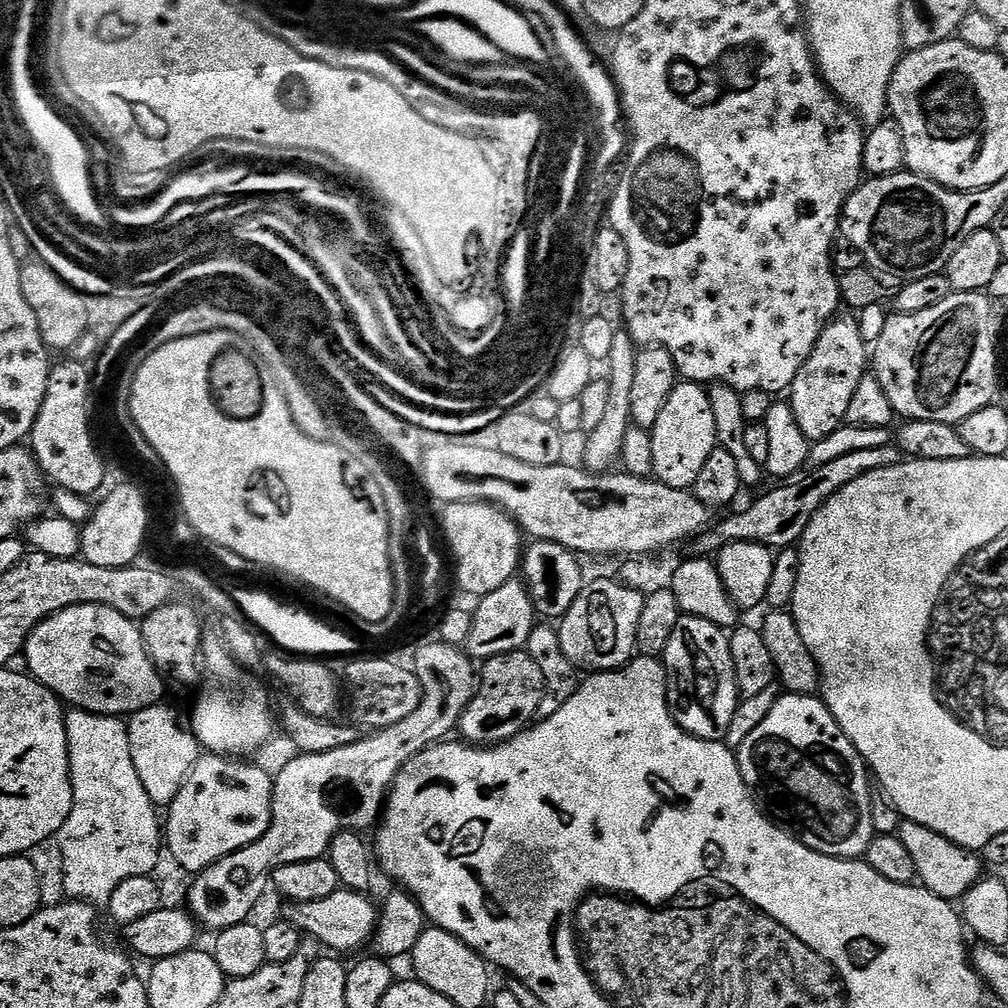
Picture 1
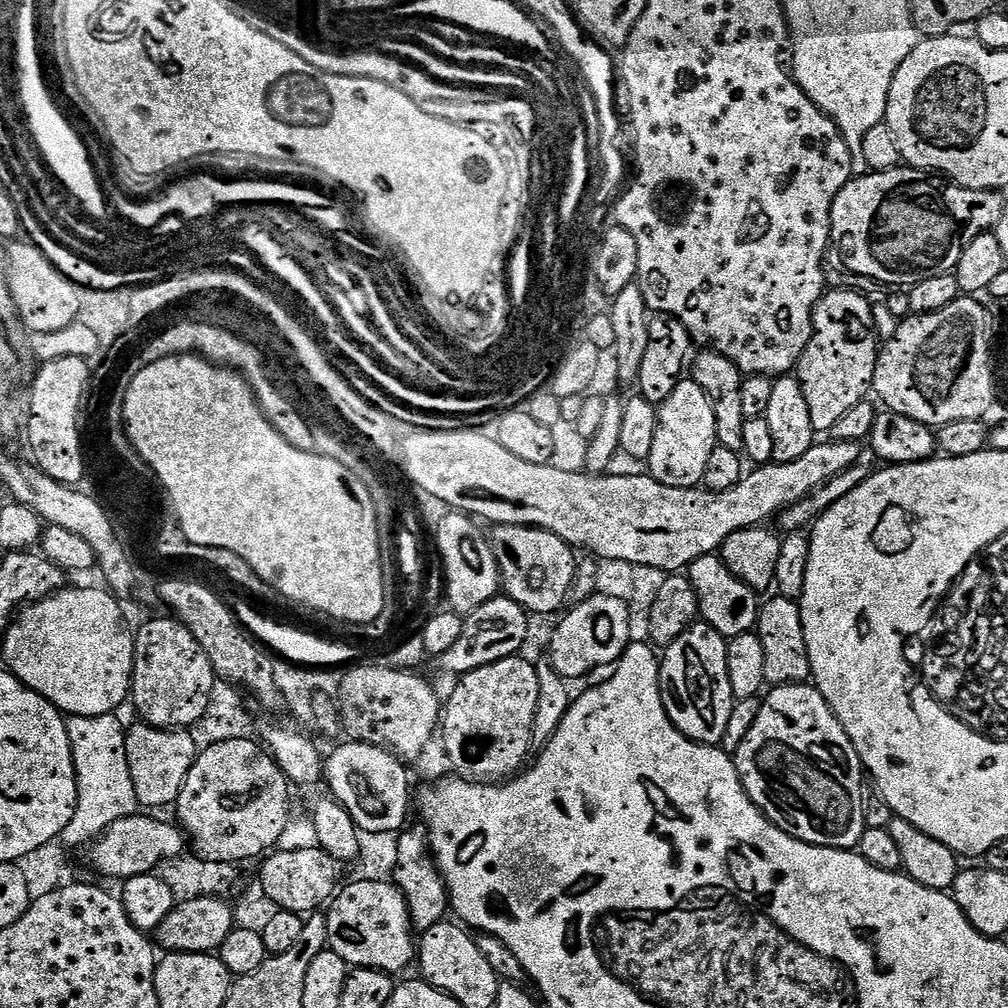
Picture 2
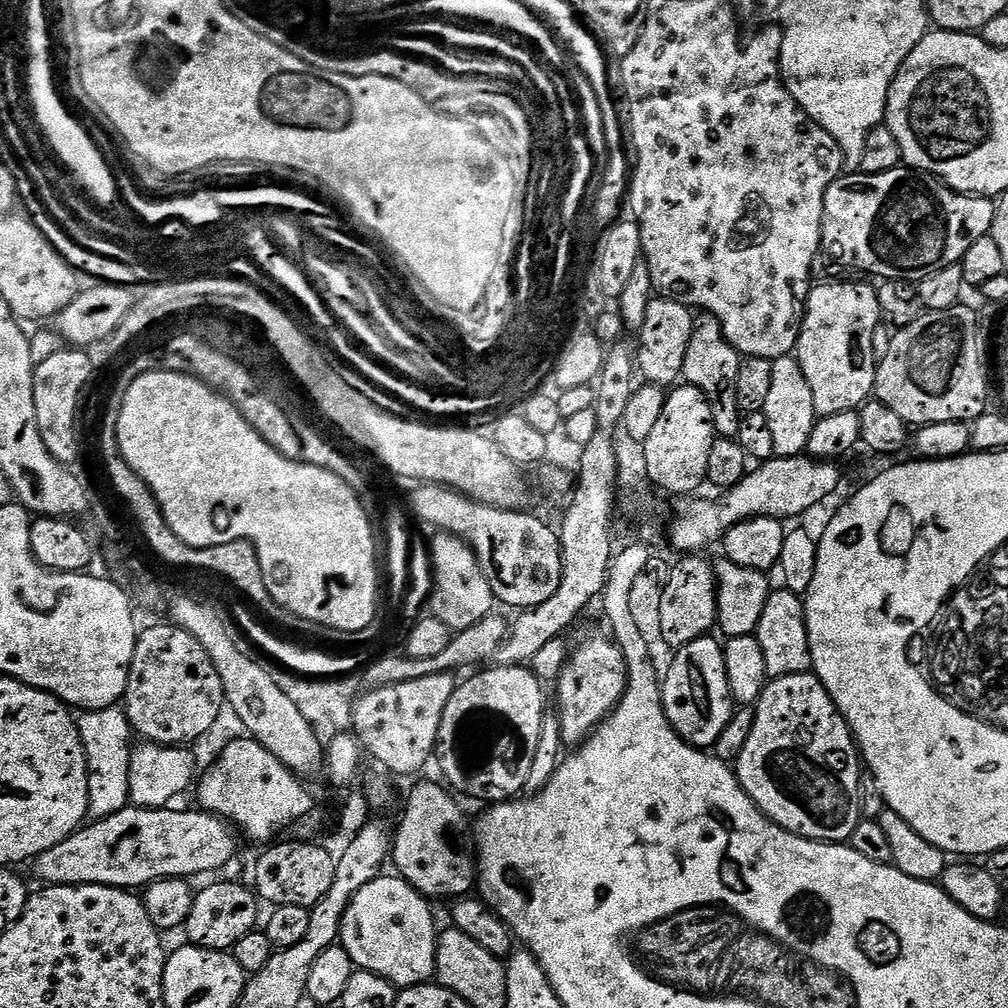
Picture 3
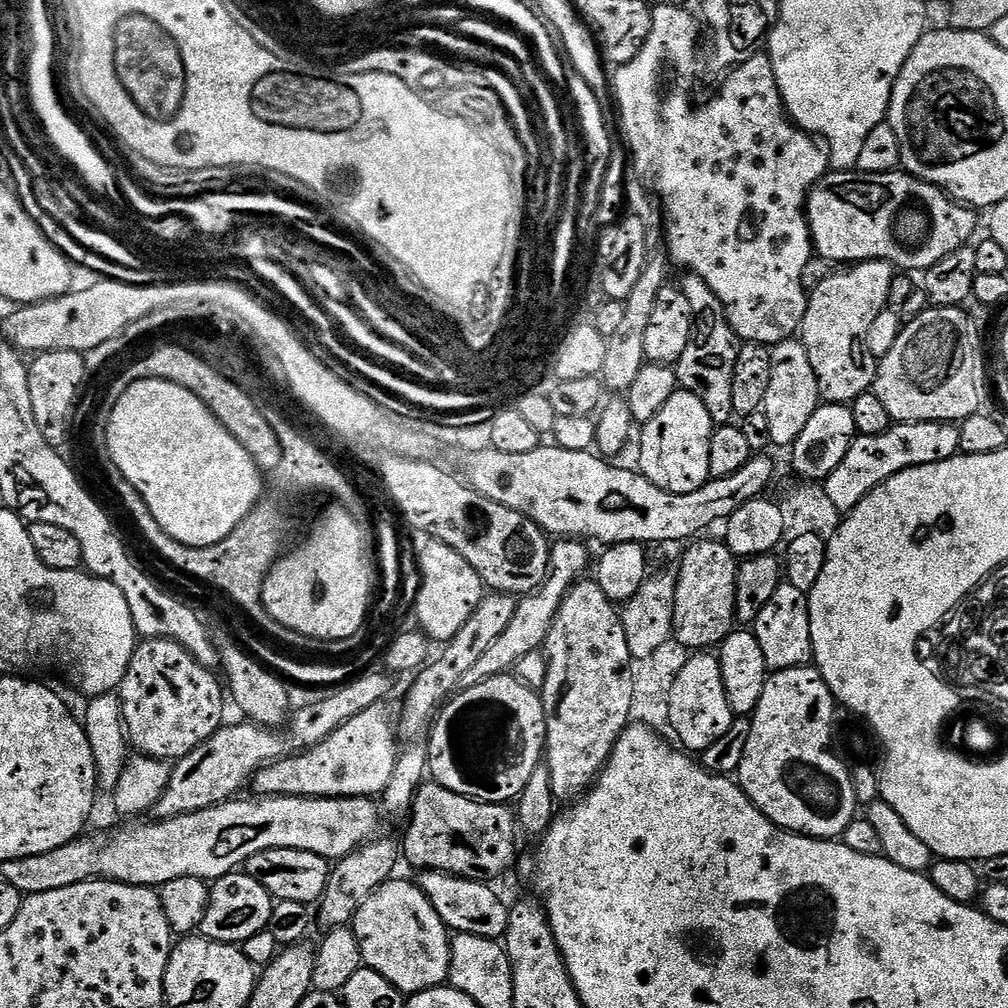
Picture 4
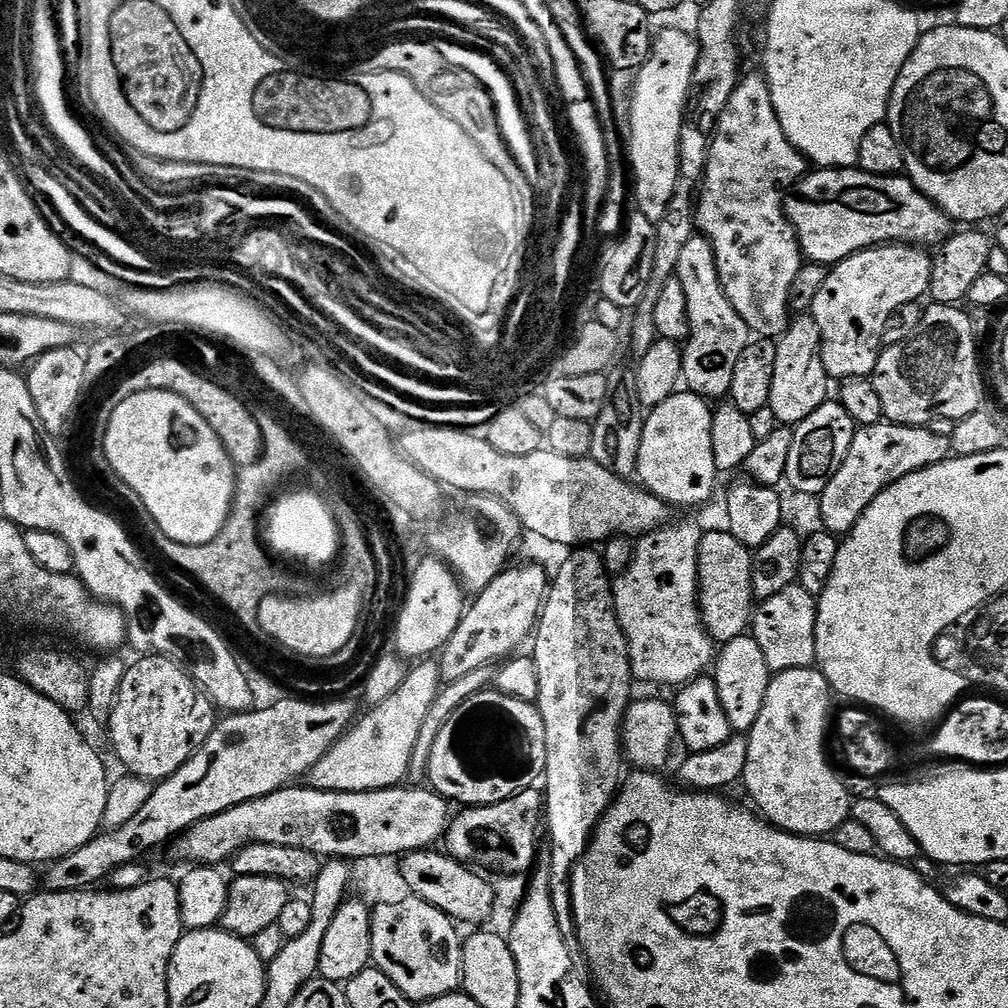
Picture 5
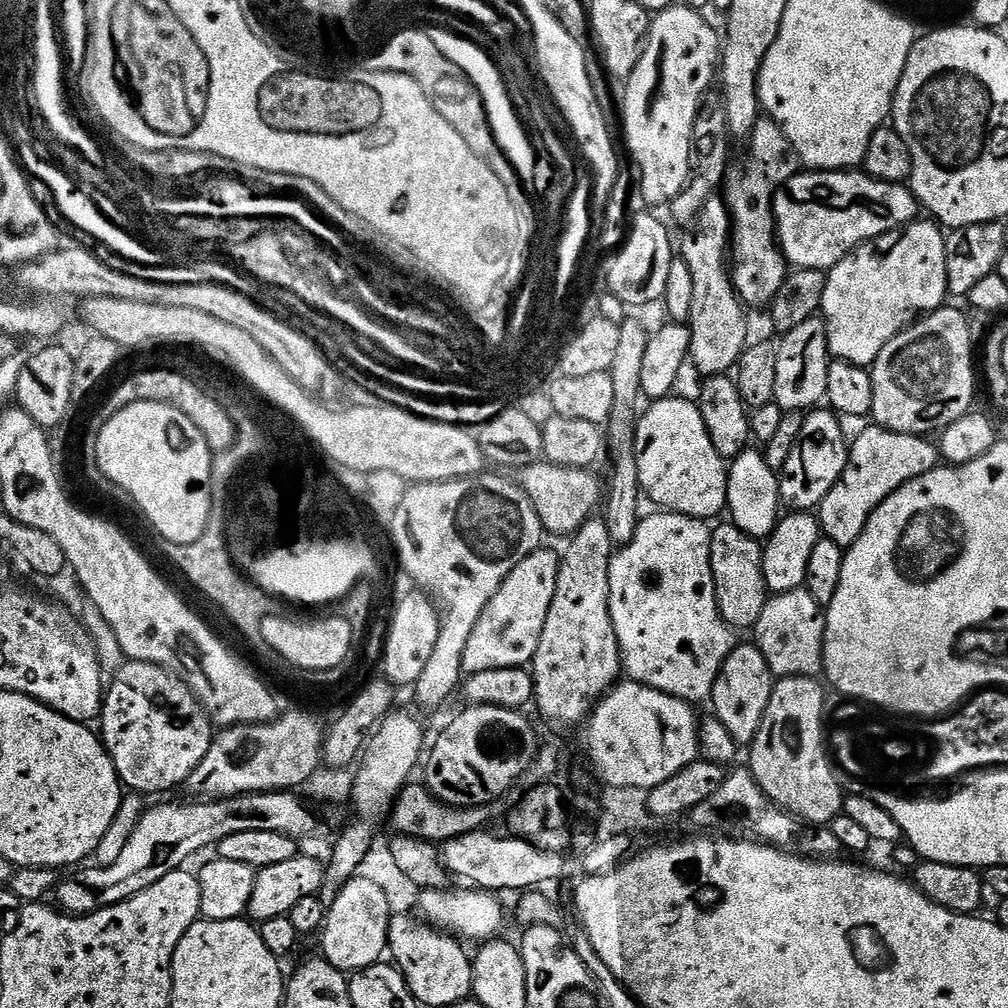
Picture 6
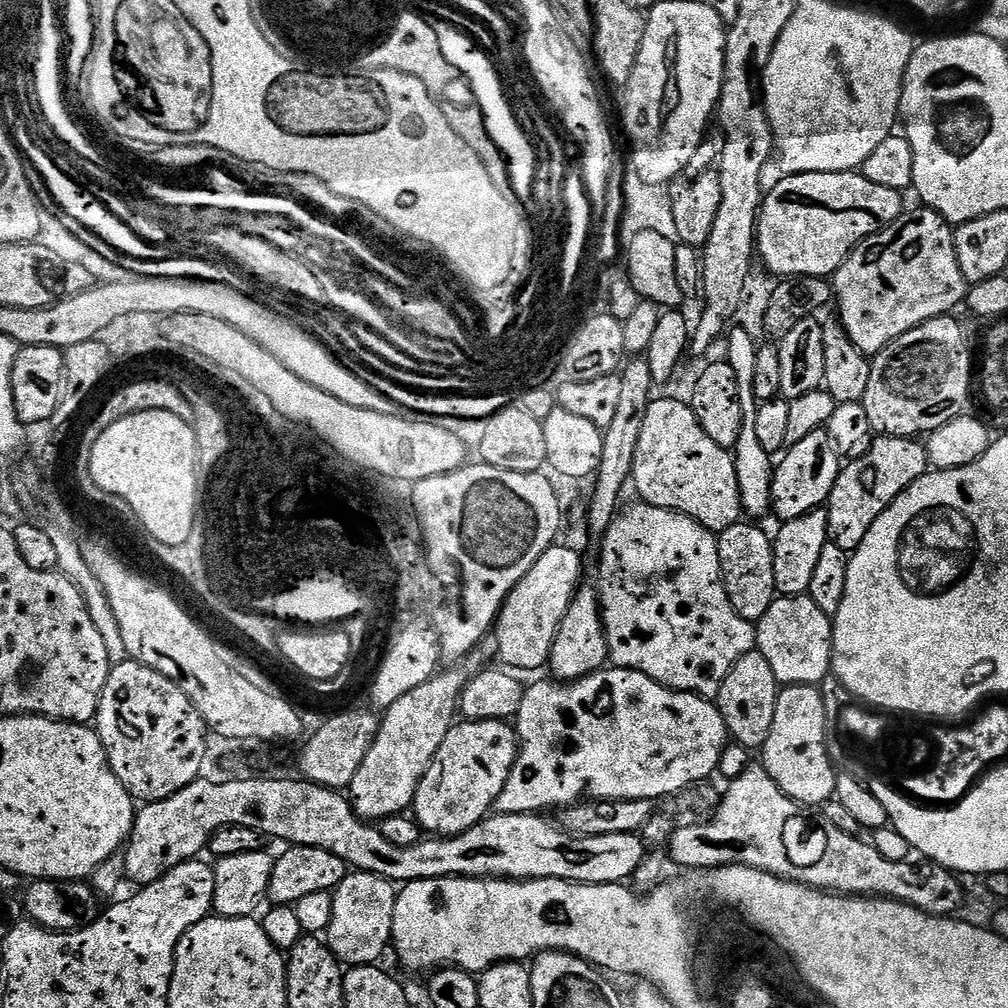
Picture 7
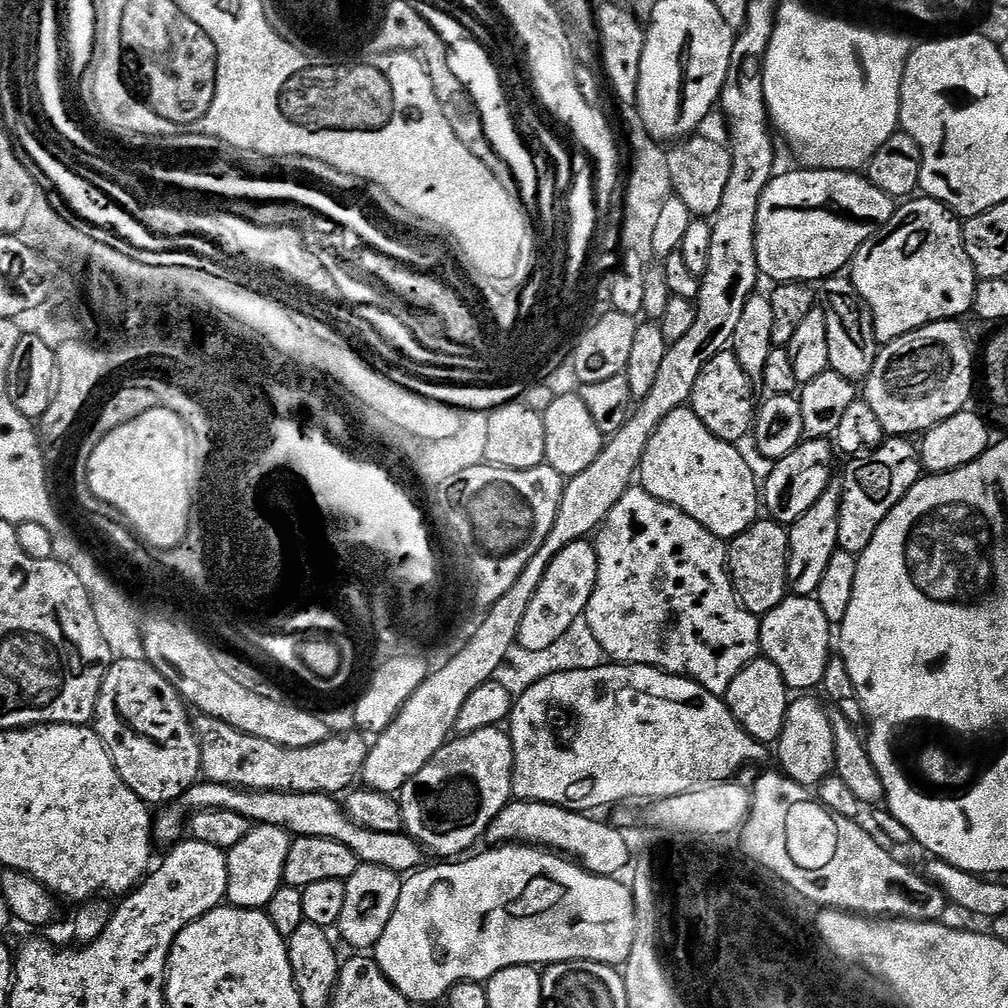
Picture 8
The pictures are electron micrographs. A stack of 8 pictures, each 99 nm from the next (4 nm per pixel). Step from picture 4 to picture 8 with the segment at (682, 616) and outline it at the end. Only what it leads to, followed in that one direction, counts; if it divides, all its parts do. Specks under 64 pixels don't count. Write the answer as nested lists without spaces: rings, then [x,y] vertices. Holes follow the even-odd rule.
[[[771,518],[757,519],[742,534],[738,534],[727,545],[728,576],[736,599],[747,612],[761,617],[778,602],[782,602],[788,591],[788,528]]]

